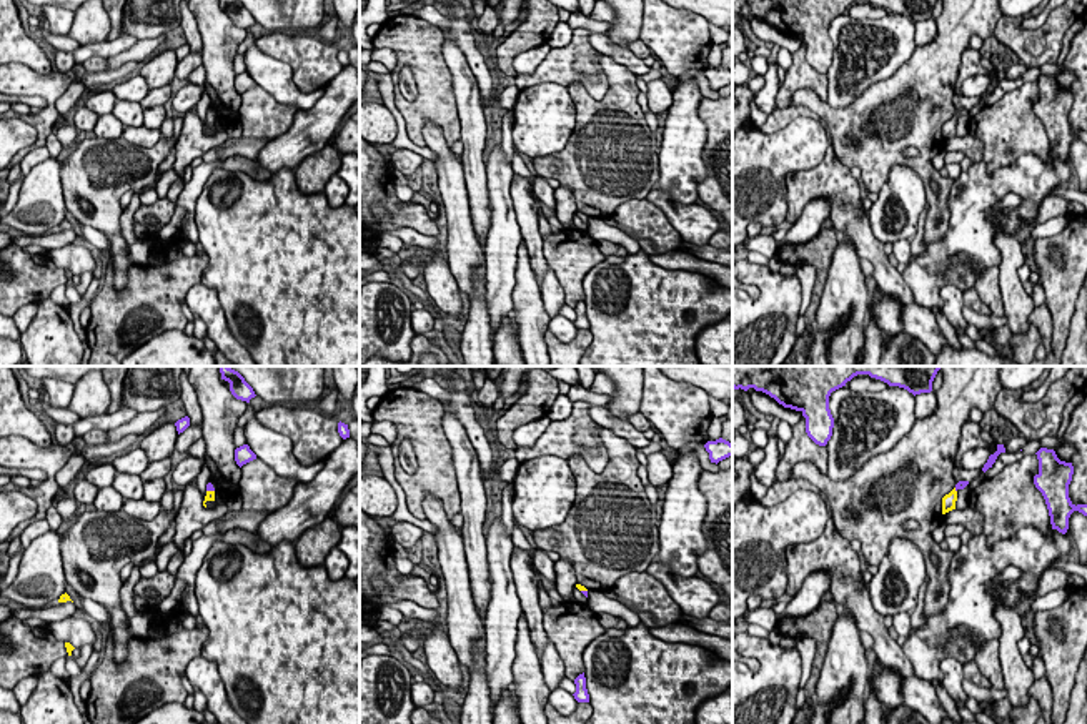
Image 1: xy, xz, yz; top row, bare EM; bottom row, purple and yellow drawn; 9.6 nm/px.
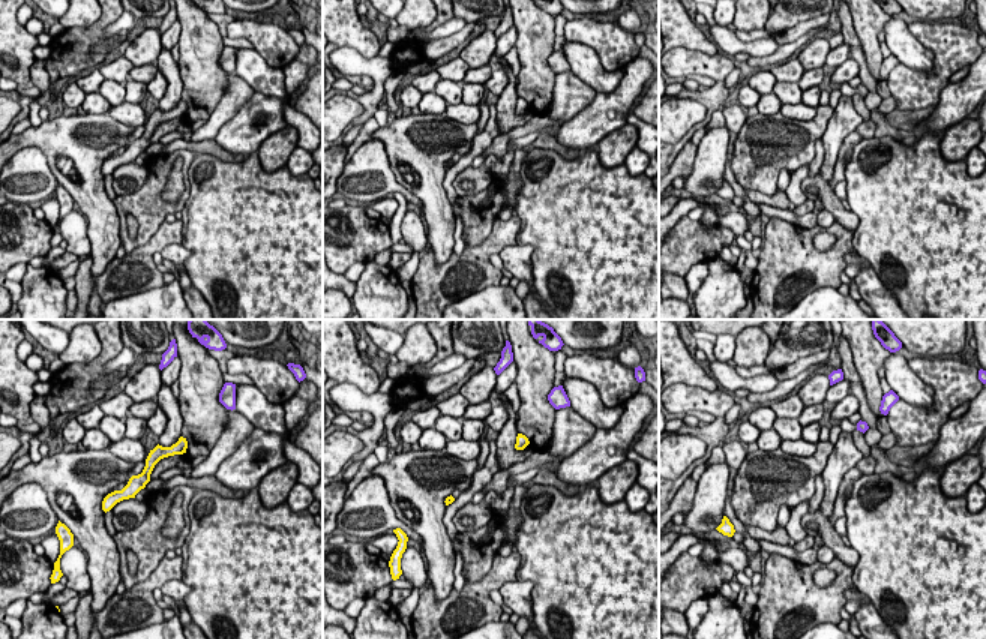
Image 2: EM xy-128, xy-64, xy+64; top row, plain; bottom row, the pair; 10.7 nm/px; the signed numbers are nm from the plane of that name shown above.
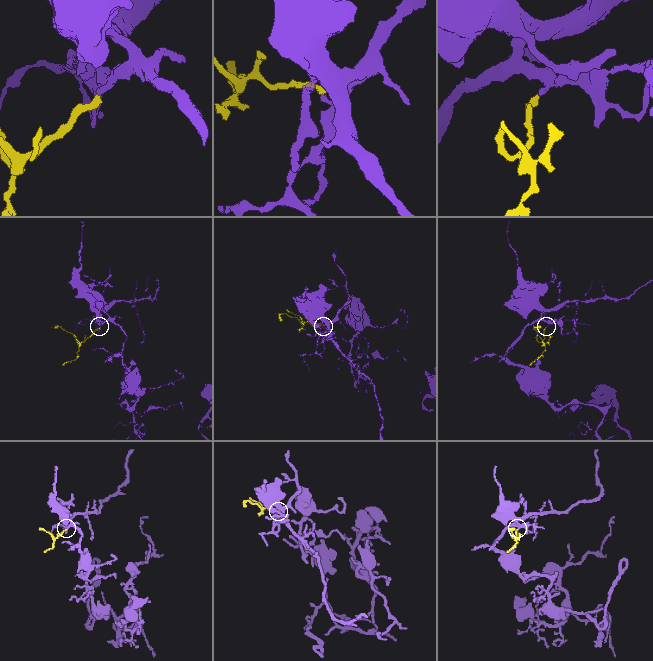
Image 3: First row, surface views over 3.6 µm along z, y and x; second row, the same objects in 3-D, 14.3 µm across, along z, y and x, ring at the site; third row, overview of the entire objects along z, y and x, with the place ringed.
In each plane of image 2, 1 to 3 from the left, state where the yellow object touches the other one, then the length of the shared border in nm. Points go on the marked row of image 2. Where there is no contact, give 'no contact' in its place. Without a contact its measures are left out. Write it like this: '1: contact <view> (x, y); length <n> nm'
1: no contact
2: no contact
3: no contact

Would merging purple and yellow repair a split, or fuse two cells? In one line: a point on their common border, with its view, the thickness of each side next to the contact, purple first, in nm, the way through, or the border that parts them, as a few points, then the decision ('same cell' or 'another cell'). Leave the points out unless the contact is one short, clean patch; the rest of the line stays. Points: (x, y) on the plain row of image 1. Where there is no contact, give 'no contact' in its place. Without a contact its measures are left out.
contact xy (210, 117); calibres 60 and 100 nm; way xy (208, 114), (210, 117), (210, 122); same cell

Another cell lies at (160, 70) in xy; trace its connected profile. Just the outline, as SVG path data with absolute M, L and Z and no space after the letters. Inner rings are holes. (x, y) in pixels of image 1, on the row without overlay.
M163 50L148 63L143 63L140 75L145 78L150 90L160 88L171 83L176 65L178 58L175 50Z

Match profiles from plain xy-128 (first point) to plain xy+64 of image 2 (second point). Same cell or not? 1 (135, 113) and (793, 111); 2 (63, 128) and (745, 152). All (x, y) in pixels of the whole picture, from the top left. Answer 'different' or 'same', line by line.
1: same
2: same

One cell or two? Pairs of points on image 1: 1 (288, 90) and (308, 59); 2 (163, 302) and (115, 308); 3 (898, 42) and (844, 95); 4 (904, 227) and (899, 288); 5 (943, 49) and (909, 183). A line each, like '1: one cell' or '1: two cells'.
1: two cells
2: one cell
3: one cell
4: two cells
5: two cells

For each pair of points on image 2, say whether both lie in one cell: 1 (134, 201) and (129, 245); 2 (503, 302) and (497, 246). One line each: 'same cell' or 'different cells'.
1: same cell
2: different cells

